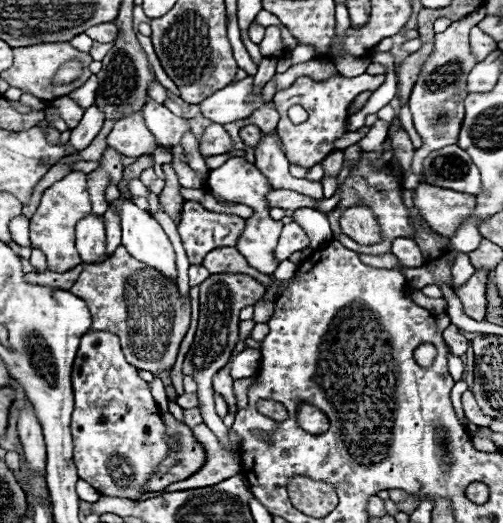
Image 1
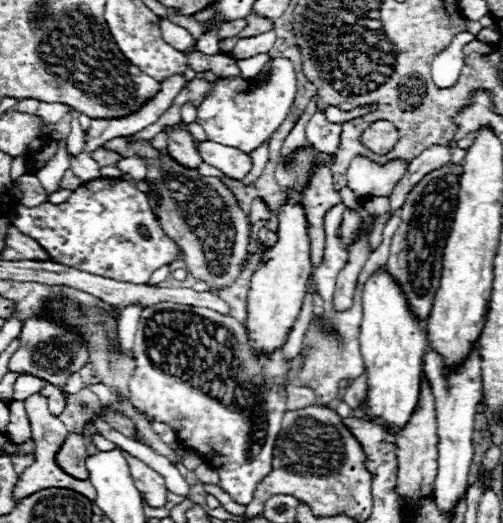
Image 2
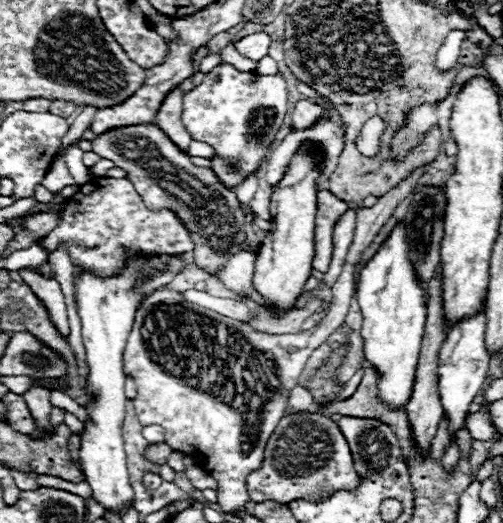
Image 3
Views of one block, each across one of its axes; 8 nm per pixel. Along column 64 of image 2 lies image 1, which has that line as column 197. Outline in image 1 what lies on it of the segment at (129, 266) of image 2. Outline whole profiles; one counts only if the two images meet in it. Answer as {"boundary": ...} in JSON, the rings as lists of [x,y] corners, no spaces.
{"boundary":[[[186,200],[180,212],[180,224],[178,224],[178,232],[188,256],[190,264],[202,264],[204,256],[208,252],[212,252],[214,248],[222,248],[222,246],[236,246],[240,232],[244,230],[244,218],[234,216],[234,214],[216,214],[206,210],[200,202],[194,200]]]}

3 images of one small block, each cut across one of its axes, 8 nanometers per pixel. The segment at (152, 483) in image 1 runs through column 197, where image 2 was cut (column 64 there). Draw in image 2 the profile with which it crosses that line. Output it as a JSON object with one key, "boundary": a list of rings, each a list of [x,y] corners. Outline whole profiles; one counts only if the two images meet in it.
{"boundary":[[[68,432],[60,454],[56,454],[56,464],[60,464],[60,468],[64,468],[64,472],[68,472],[68,476],[76,476],[78,480],[86,480],[88,478],[88,470],[84,466],[86,462],[86,442],[82,436]]]}

